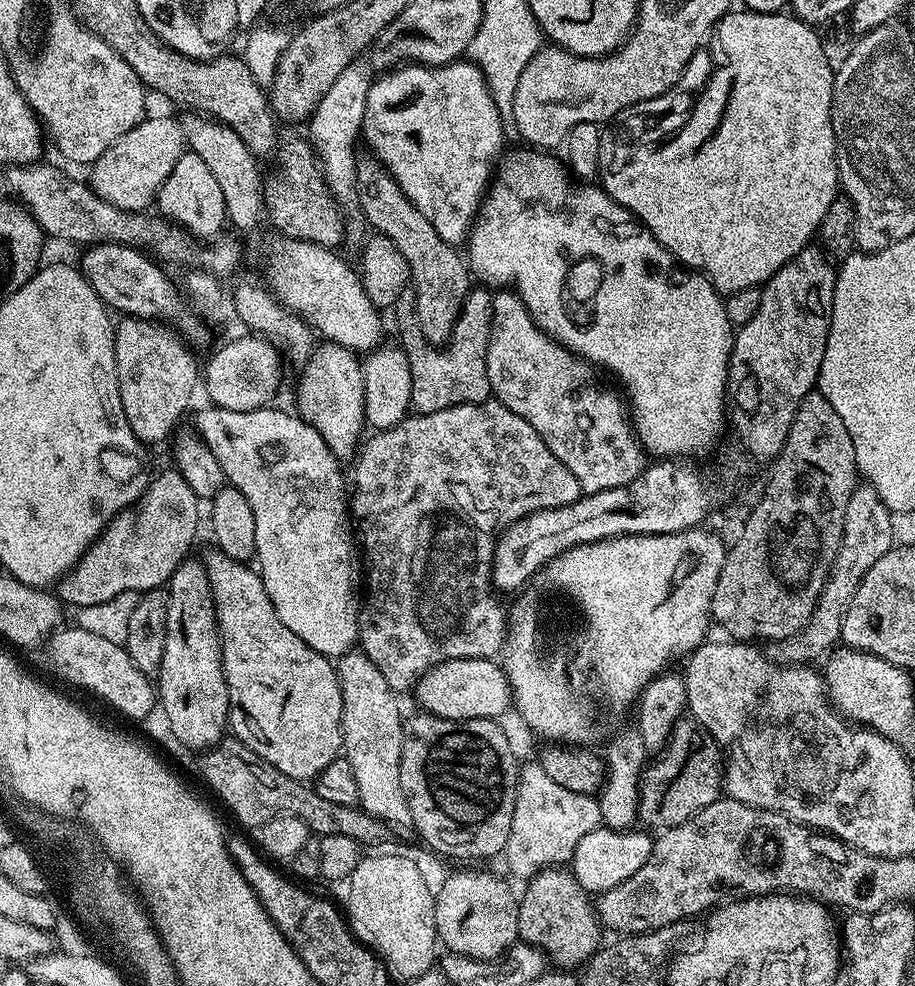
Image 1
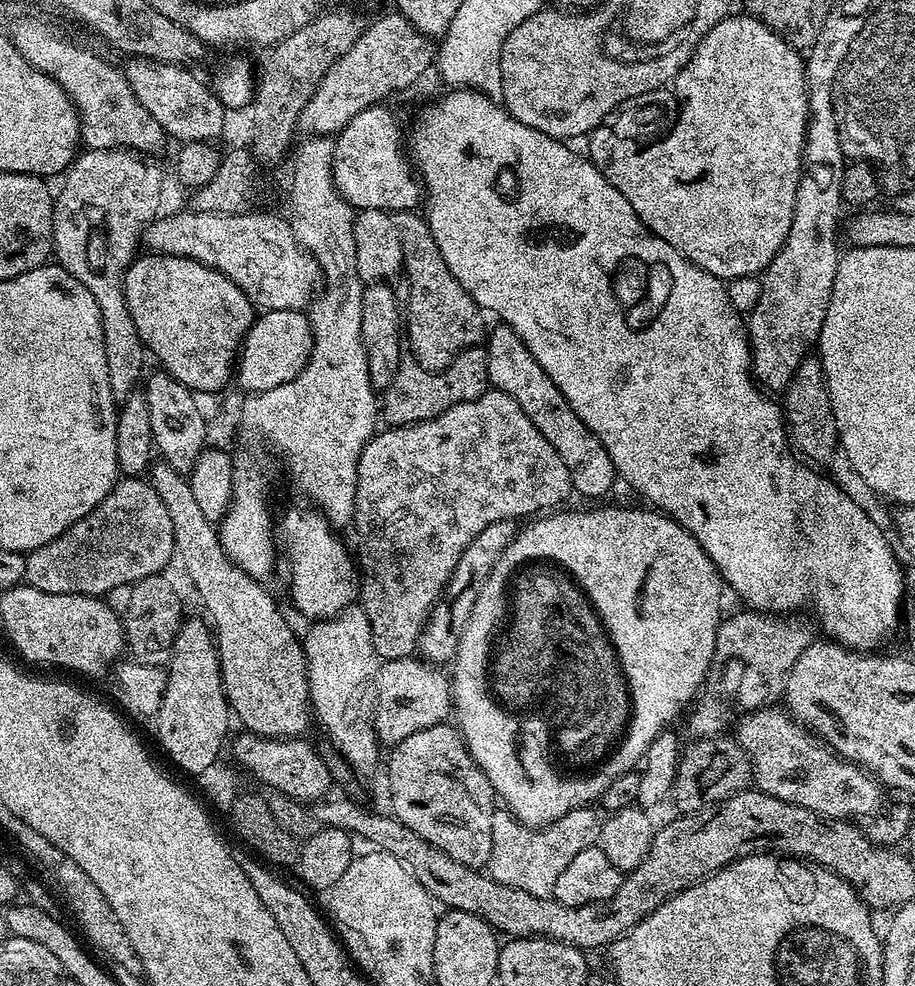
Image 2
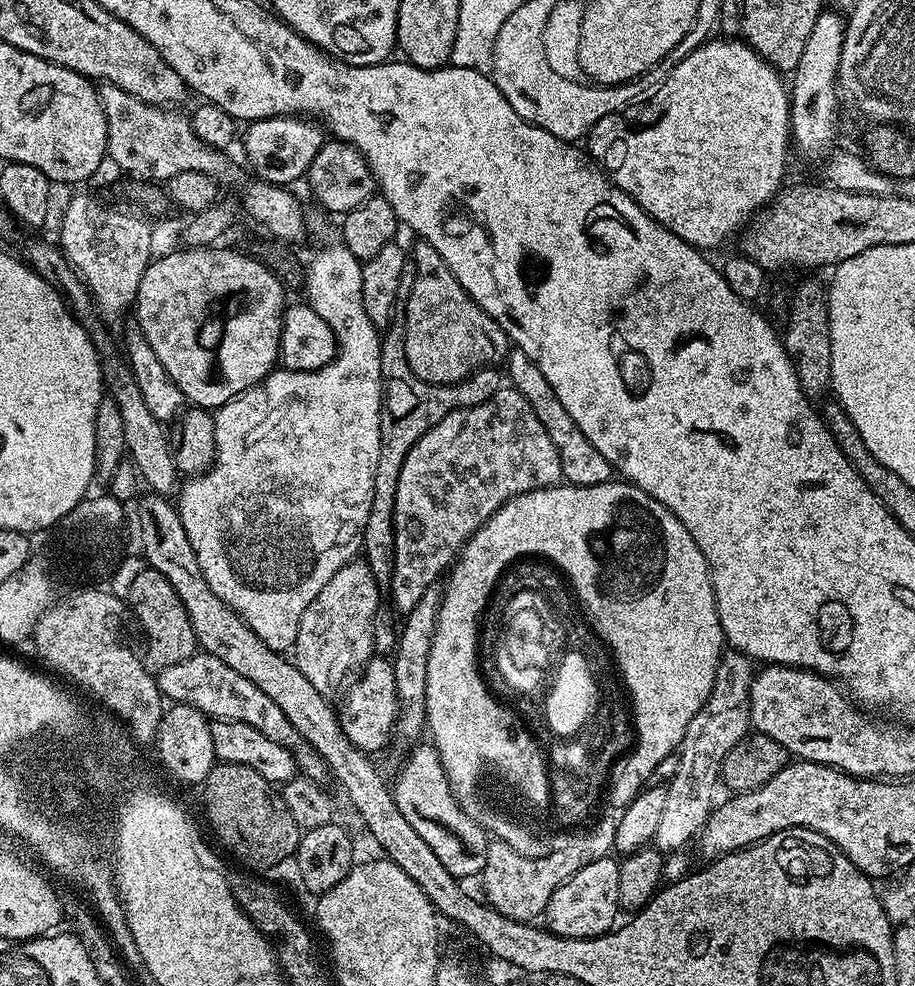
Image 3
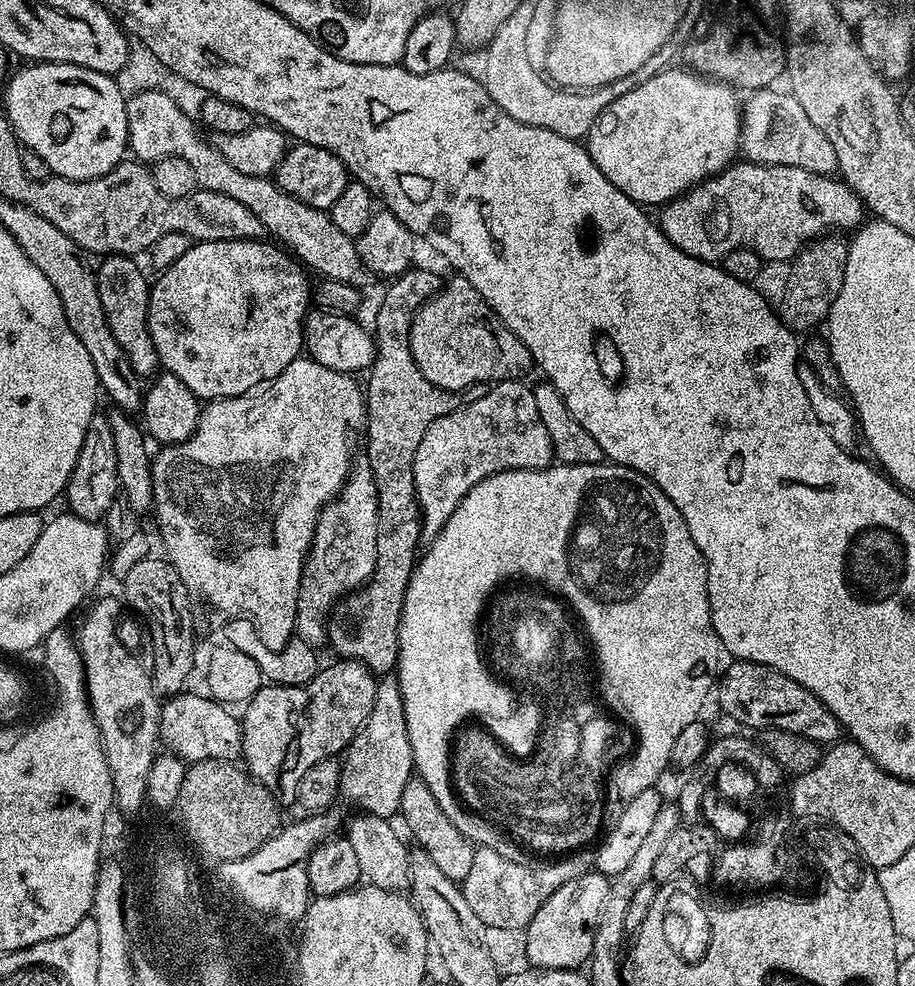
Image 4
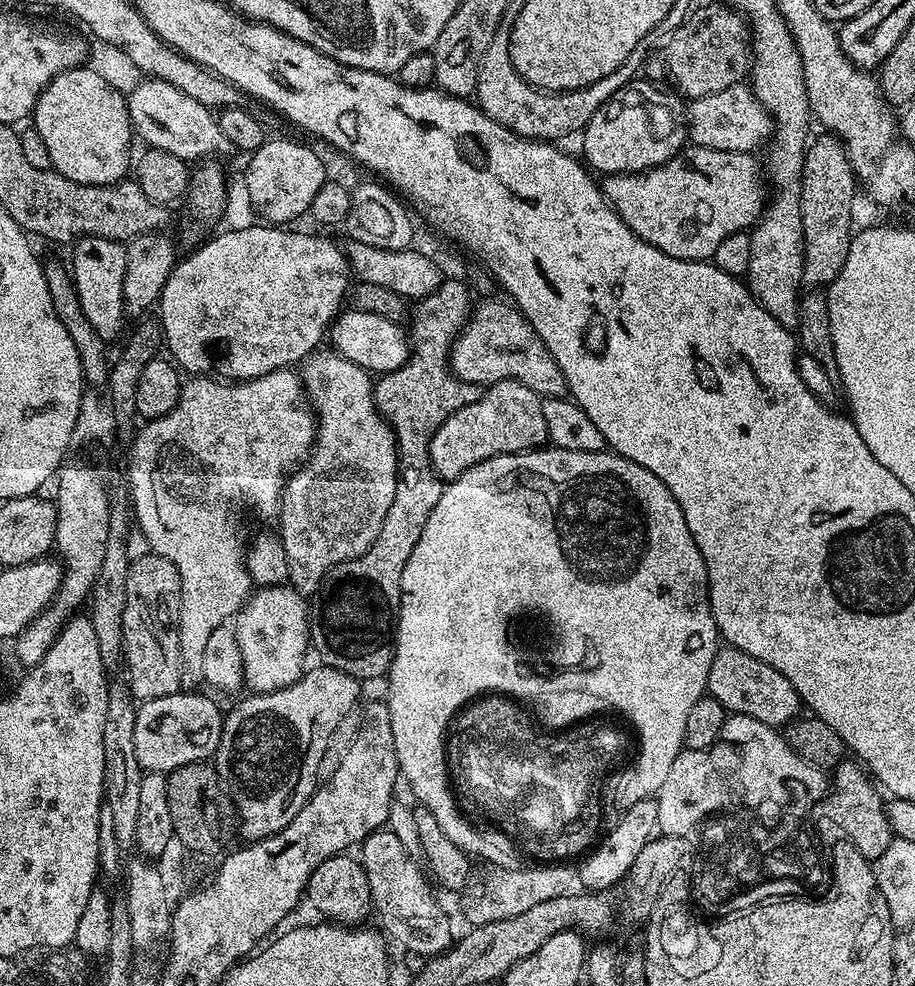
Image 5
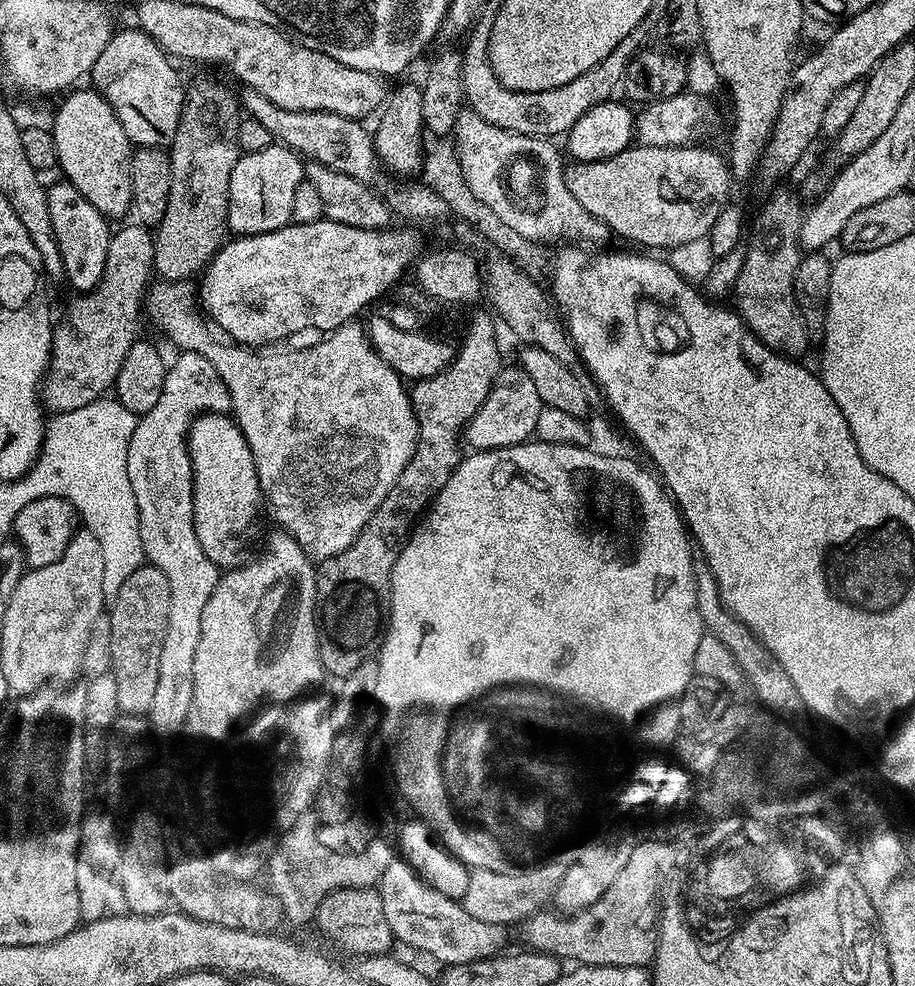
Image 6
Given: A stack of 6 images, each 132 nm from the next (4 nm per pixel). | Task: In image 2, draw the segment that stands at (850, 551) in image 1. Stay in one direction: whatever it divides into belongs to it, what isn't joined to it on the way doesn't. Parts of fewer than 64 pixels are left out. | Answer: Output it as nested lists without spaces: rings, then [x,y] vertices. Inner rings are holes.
[[[739,610],[733,616],[725,615],[716,635],[716,660],[733,660],[736,672],[728,676],[733,684],[732,696],[745,713],[775,705],[783,697],[784,687],[794,662],[814,643],[814,635],[804,624],[795,624],[780,614],[759,614]]]

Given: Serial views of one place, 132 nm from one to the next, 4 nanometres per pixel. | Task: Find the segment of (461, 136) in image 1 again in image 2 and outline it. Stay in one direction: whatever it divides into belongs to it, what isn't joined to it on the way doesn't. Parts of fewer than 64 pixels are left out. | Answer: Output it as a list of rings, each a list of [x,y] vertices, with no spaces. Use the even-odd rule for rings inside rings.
[[[377,106],[354,114],[350,122],[335,137],[332,149],[332,181],[342,198],[353,210],[373,208],[383,212],[410,212],[422,204],[422,184],[406,155],[406,132],[400,129],[400,120],[388,106]]]

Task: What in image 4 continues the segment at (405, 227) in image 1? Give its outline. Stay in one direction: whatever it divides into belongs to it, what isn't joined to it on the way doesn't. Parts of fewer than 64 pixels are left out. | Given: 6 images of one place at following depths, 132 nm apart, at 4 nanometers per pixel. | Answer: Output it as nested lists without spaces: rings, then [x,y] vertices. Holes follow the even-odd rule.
[[[456,274],[453,277],[453,280],[445,279],[440,291],[420,305],[412,317],[410,350],[414,354],[414,362],[418,362],[418,370],[426,374],[426,382],[434,382],[434,386],[451,392],[463,392],[475,384],[521,379],[525,375],[523,372],[533,367],[530,350],[526,350],[524,343],[492,313],[482,294],[478,294],[464,276]]]

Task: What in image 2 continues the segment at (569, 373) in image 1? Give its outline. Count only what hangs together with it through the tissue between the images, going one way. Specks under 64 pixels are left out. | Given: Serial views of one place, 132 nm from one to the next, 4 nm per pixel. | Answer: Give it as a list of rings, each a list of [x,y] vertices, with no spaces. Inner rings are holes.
[[[500,322],[495,325],[497,328],[487,333],[486,347],[488,350],[488,382],[497,392],[510,394],[518,406],[538,426],[538,434],[558,450],[558,458],[566,465],[566,470],[570,470],[570,482],[572,483],[573,493],[580,496],[604,496],[612,488],[612,483],[617,483],[618,477],[616,467],[606,454],[602,442],[584,425],[582,418],[570,410],[570,402],[550,382],[546,370],[534,362],[530,350],[514,334],[514,330],[509,324]]]

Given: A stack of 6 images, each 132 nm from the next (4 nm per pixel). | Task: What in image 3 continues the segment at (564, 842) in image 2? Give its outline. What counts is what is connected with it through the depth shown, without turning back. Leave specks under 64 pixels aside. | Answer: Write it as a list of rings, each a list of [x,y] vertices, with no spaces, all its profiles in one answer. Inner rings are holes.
[[[616,814],[608,815],[612,816],[602,817],[593,828],[573,831],[569,835],[573,836],[565,844],[558,845],[545,856],[528,856],[527,851],[519,852],[506,846],[506,842],[493,839],[486,850],[486,866],[482,873],[483,899],[511,920],[532,922],[537,919],[535,916],[543,917],[548,911],[554,890],[558,890],[562,882],[574,878],[574,874],[582,870],[582,866],[590,866],[590,862],[598,862],[598,858],[613,855],[616,846],[614,834],[618,834],[620,817]]]

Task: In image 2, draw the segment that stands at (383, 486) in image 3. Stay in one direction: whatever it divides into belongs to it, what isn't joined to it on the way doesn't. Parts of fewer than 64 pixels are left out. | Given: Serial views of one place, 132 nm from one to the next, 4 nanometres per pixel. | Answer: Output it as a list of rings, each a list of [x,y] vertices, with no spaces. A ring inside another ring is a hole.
[[[487,347],[467,348],[452,359],[450,367],[443,368],[440,372],[427,372],[425,368],[418,366],[413,356],[404,354],[398,362],[398,374],[394,374],[394,382],[390,382],[390,386],[383,389],[382,420],[385,425],[394,428],[421,424],[438,418],[443,412],[450,410],[450,406],[482,398],[489,388]]]

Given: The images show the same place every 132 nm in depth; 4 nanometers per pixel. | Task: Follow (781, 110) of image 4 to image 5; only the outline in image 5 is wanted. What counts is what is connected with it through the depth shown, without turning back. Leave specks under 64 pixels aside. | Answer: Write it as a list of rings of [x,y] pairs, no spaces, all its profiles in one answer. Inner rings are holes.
[[[745,83],[735,84],[717,94],[710,94],[689,103],[686,110],[686,132],[695,147],[726,150],[727,152],[751,152],[771,137],[774,125],[768,112],[751,87]]]

